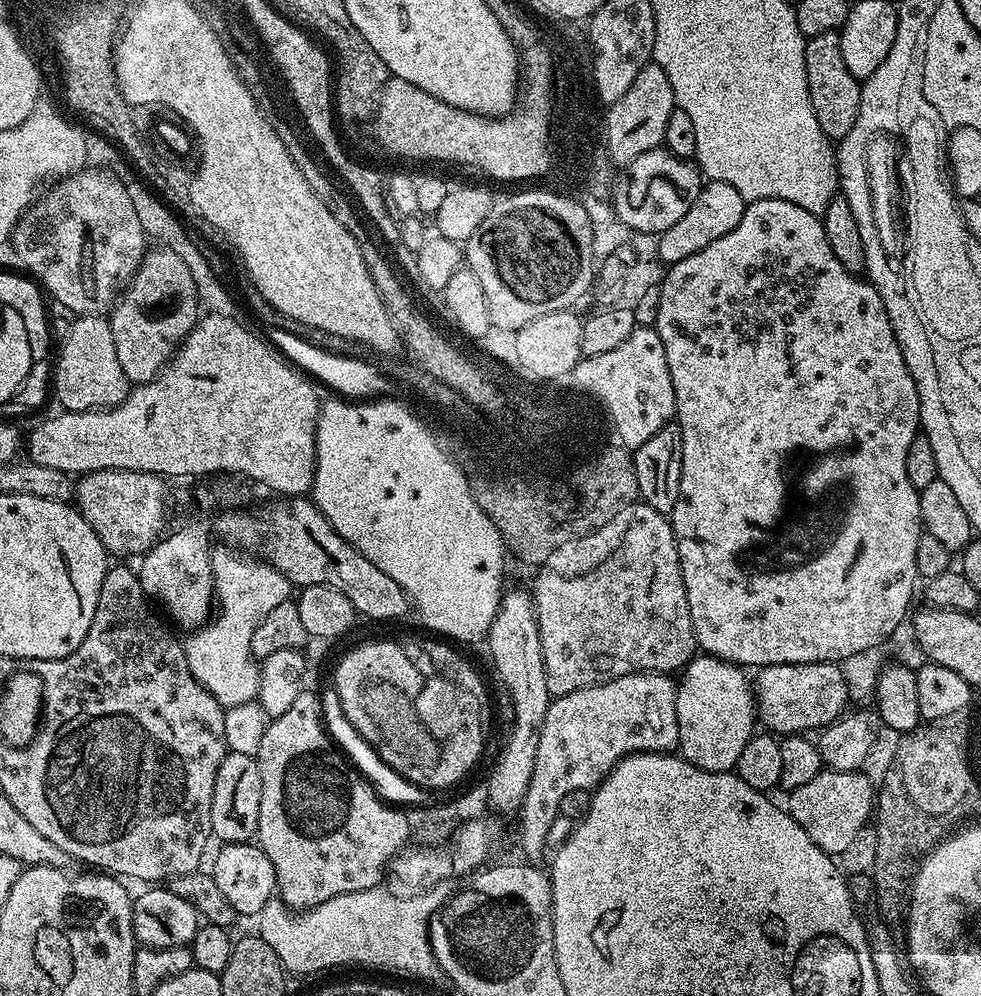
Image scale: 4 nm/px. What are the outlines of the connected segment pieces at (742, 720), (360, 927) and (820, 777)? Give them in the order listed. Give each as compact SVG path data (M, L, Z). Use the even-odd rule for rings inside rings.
M707 654L693 655L684 665L675 681L676 709L678 710L678 752L684 759L702 770L730 772L735 769L738 757L746 747L746 742L754 735L758 724L758 713L754 701L754 690L750 680L744 677L743 667L720 660Z
M379 887L371 888L365 892L347 892L346 894L338 894L334 898L330 898L330 902L322 902L316 908L310 908L307 912L299 913L295 910L289 910L279 898L273 898L266 902L266 906L262 906L262 910L258 913L258 921L260 920L260 928L258 934L266 942L266 946L270 946L270 950L274 950L274 954L278 954L278 958L282 962L285 973L292 974L297 972L298 975L304 976L307 972L320 972L323 968L336 968L339 964L361 964L364 968L381 968L384 972L401 972L404 976L417 976L420 980L432 980L435 976L441 975L438 962L432 953L430 946L430 938L428 937L428 923L432 920L432 915L436 913L440 907L441 897L436 897L435 891L428 890L425 896L391 896L388 892L380 892Z
M822 770L814 778L810 778L806 786L798 786L787 793L787 812L792 815L794 822L798 822L798 826L802 826L802 830L806 830L806 834L810 834L812 841L824 852L837 854L836 852L846 851L855 842L856 835L863 830L864 823L867 820L869 823L874 812L874 784L872 788L871 778L863 776L864 774L860 770L854 772Z

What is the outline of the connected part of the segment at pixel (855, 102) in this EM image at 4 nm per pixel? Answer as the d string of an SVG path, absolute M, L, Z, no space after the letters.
M827 32L807 37L804 41L804 61L806 62L806 82L810 90L810 102L814 106L814 118L822 126L822 134L839 142L854 127L854 118L860 113L861 81L850 74L846 61L842 59L842 42L839 32Z

